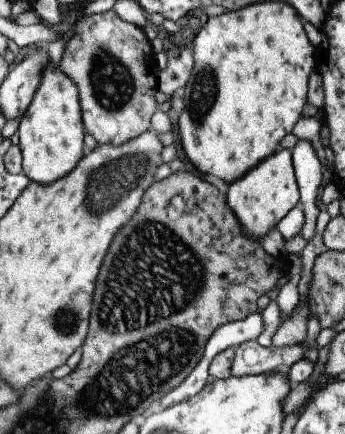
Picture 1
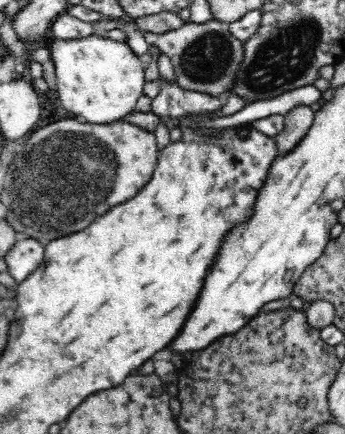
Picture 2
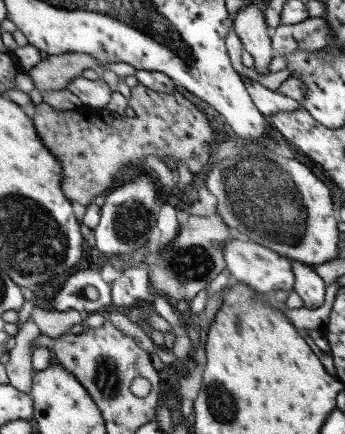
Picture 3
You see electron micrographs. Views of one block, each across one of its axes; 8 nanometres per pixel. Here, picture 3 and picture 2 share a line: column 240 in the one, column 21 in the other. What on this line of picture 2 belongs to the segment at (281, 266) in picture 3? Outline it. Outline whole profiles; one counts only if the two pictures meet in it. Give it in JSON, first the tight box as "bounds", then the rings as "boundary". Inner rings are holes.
{"bounds":[4,238,44,286],"boundary":[[[28,238],[22,242],[16,242],[14,248],[6,254],[4,262],[8,266],[8,274],[18,282],[18,286],[40,266],[44,266],[44,252],[40,240]]]}

